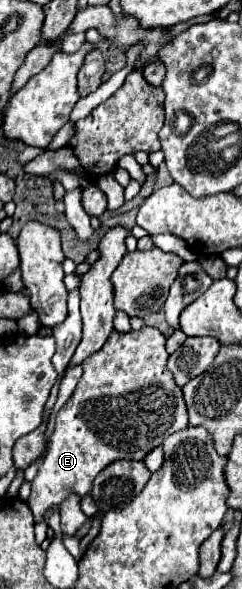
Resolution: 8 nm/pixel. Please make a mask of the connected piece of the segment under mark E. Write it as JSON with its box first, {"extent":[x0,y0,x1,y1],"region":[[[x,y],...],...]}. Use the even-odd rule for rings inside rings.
{"extent":[28,326,188,522],"region":[[[144,326],[142,330],[132,330],[126,334],[112,330],[106,344],[82,362],[84,374],[78,380],[70,400],[58,412],[56,430],[50,438],[46,458],[38,470],[38,476],[32,480],[32,494],[28,498],[28,506],[36,522],[42,522],[44,512],[50,506],[60,504],[64,496],[68,496],[66,492],[76,492],[80,496],[86,496],[98,472],[108,464],[112,464],[114,460],[122,458],[144,460],[144,456],[156,446],[160,446],[166,436],[188,426],[182,388],[174,382],[172,372],[166,366],[168,352],[164,344],[166,344],[164,336],[160,334],[160,330],[152,326]]]}

